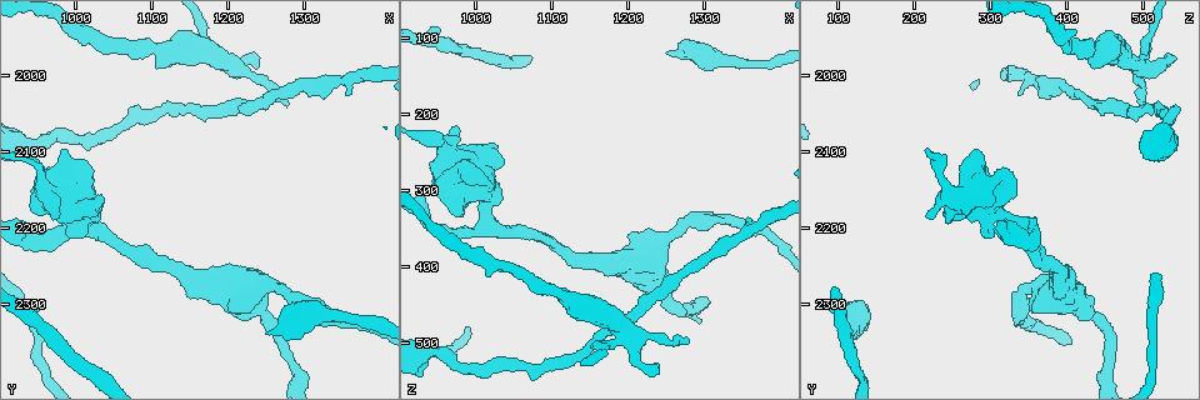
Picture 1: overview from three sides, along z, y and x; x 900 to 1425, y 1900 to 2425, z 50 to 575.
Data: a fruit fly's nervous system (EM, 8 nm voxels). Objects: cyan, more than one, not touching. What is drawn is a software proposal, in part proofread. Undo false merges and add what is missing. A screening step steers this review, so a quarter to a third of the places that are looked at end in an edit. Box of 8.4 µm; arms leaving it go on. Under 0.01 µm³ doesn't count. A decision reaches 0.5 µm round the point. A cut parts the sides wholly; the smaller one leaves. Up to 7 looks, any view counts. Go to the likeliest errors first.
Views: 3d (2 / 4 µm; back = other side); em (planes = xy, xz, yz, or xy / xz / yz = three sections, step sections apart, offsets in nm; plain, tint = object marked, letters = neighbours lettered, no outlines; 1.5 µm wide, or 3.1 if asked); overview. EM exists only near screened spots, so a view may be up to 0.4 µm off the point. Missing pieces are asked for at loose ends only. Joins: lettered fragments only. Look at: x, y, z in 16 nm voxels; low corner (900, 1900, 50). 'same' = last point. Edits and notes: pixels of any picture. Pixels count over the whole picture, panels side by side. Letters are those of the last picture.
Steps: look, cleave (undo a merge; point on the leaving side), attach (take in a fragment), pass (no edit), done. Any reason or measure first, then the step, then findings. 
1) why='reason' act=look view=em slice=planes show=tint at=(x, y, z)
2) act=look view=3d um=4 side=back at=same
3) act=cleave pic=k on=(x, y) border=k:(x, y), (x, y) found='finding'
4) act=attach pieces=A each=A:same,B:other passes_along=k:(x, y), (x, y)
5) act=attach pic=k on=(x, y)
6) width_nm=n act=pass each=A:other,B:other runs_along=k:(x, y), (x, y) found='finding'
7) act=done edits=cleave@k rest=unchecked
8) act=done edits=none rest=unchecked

why='free end' act=look view=3d um=2 at=(1250, 2340, 120)

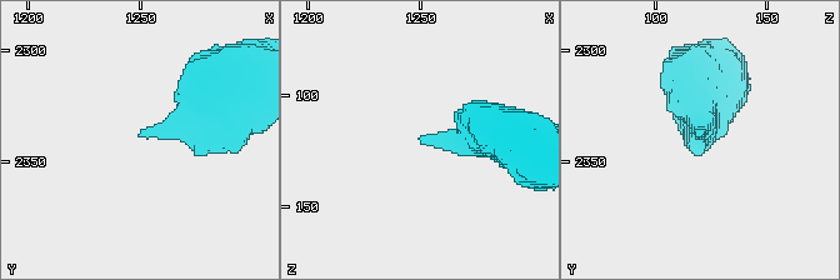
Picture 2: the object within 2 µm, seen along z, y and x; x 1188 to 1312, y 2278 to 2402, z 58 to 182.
act=look view=em slice=planes show=letters at=(1253, 2339, 121)

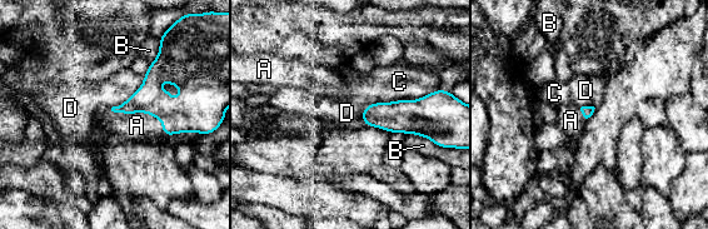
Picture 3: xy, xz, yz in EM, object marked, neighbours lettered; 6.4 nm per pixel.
act=attach pieces=A each=A:same,B:other,C:other,D:other passes_along=3:(178, 117), (141, 111), (136, 125) found='the neuron continues'

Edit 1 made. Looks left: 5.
act=look view=overview

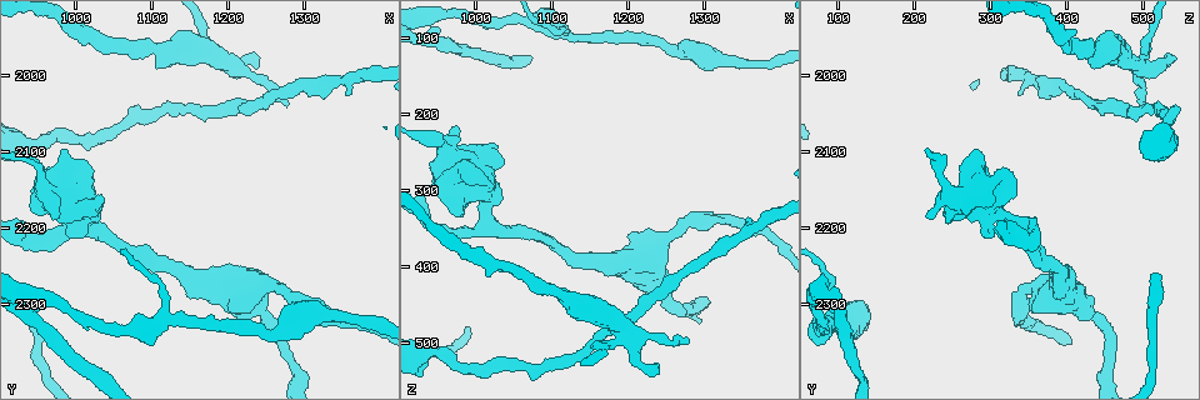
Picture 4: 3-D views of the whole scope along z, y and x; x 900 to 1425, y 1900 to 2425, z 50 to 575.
why='tapers out' act=look view=em slice=planes show=letters at=(1280, 2040, 500)

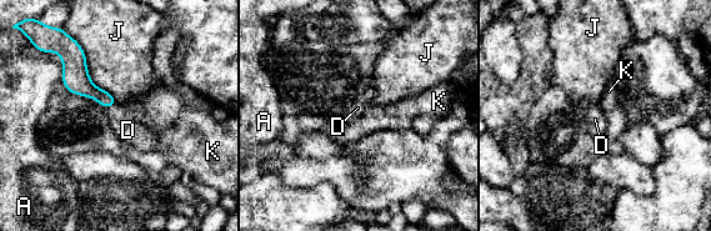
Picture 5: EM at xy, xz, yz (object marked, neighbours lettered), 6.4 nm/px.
width_nm=100 act=attach pieces=D each=A:other,D:same,J:other,K:other found='it goes on there'

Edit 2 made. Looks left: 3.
why='free end' act=look view=3d um=4 at=(1030, 2180, 245)

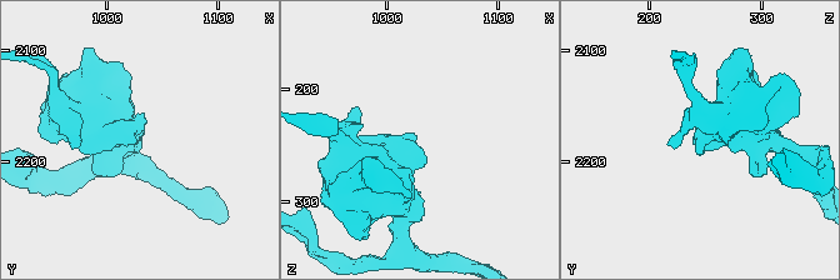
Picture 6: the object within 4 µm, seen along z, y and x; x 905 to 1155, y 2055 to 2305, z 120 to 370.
act=look view=em slice=planes show=letters at=(1026, 2178, 242)

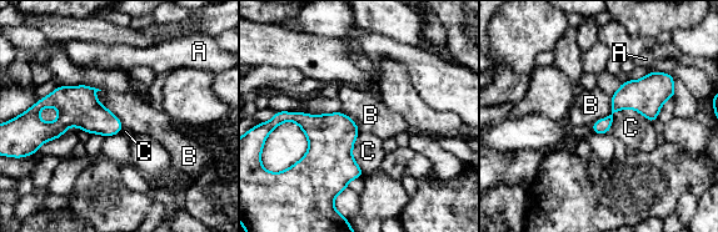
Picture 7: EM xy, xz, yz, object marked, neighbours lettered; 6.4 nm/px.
longest_contact=C:300nm act=pass each=A:other,B:other,C:other found='no lettered fragment goes on from it'

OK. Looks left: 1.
act=done edits=attach@3,attach@5 rest=unchecked

